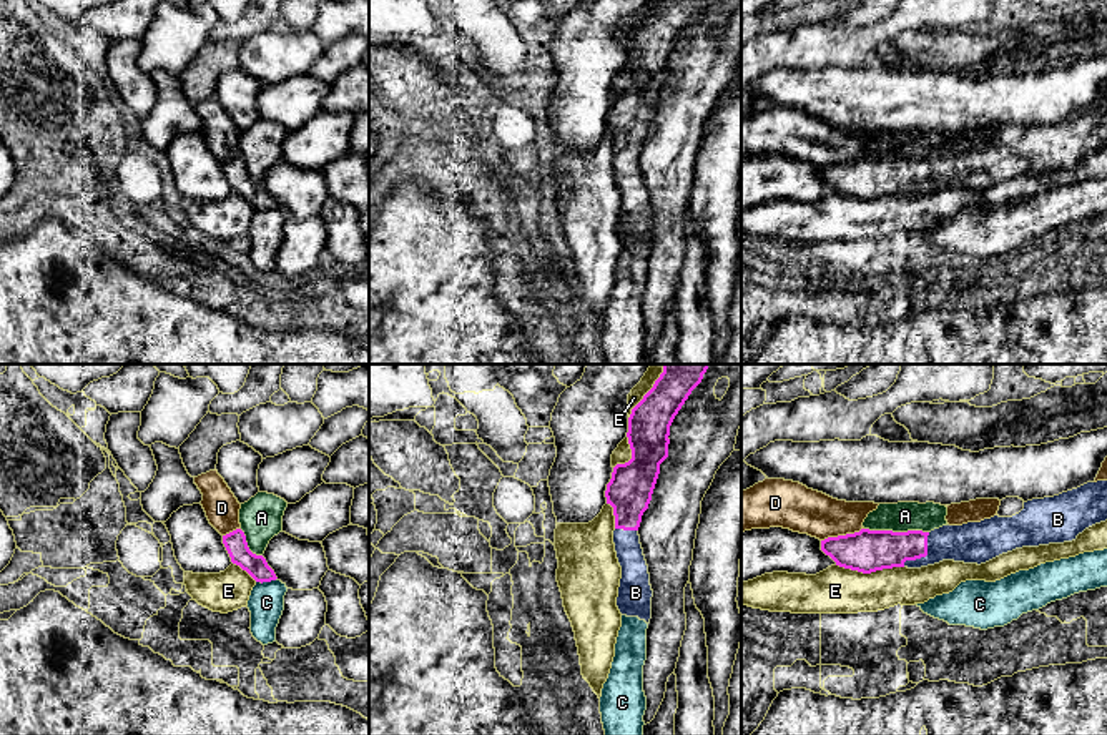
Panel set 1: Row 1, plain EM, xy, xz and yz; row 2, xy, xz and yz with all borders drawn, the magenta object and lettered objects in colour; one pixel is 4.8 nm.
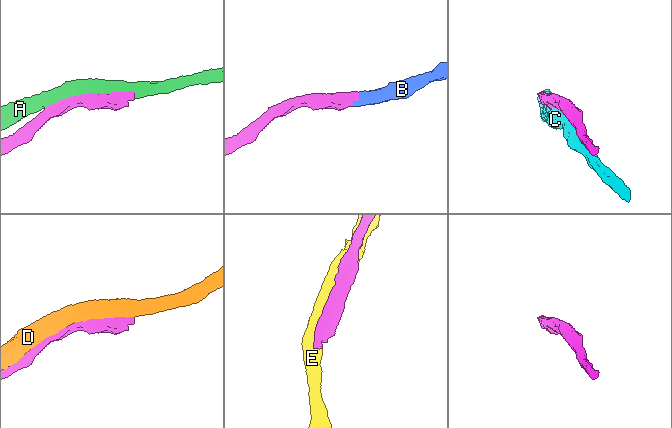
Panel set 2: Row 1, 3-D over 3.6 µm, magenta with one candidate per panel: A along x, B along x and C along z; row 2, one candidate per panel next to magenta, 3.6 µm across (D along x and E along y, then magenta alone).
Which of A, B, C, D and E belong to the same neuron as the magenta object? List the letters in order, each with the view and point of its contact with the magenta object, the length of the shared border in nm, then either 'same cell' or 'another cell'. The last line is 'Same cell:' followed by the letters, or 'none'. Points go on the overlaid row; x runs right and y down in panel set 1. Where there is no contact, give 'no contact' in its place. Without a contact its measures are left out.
A: yz (896, 532) | 320 nm | another cell
B: yz (924, 556) | 220 nm | same cell
C: xy (266, 581) | 110 nm | another cell
D: yz (841, 536) | 220 nm | another cell
E: yz (870, 572) | 320 nm | another cell
Same cell: B

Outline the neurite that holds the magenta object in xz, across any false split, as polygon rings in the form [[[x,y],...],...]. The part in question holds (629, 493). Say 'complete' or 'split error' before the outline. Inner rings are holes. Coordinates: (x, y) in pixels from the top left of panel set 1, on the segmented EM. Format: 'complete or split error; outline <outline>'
split error; outline [[[663,364],[663,372],[628,417],[632,459],[613,467],[605,491],[607,504],[613,507],[613,544],[622,567],[617,607],[622,615],[647,624],[653,590],[638,527],[652,501],[660,464],[668,457],[670,426],[708,366]]]

